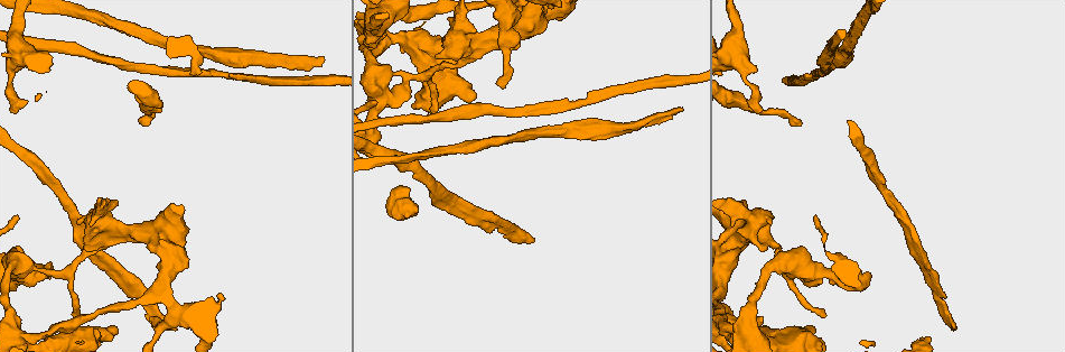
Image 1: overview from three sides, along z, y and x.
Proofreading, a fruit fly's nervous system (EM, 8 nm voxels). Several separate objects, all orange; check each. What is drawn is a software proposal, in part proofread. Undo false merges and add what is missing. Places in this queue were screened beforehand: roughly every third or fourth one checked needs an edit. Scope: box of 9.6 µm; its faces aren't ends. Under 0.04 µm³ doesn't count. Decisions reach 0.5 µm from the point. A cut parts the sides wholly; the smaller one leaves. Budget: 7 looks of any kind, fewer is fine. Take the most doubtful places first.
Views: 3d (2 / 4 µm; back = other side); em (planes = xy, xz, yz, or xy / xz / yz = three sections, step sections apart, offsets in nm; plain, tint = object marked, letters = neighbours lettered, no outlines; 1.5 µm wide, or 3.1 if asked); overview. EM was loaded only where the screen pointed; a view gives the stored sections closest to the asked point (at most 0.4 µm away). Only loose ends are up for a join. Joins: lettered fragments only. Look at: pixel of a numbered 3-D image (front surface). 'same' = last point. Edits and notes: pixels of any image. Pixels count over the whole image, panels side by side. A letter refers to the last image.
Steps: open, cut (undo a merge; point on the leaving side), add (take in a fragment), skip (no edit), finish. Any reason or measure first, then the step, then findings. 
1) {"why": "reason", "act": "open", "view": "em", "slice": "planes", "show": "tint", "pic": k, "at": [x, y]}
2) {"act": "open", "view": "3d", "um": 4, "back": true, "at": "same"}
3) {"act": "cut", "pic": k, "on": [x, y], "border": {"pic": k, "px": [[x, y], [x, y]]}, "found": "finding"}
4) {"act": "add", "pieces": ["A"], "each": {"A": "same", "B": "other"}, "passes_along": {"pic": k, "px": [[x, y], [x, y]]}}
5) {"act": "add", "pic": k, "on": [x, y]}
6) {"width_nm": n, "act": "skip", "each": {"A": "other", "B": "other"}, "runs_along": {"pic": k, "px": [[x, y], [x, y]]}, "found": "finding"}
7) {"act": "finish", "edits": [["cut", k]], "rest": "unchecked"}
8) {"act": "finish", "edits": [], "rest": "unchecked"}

{"why": "thin end", "act": "open", "view": "3d", "um": 4, "pic": 1, "at": [533, 240]}

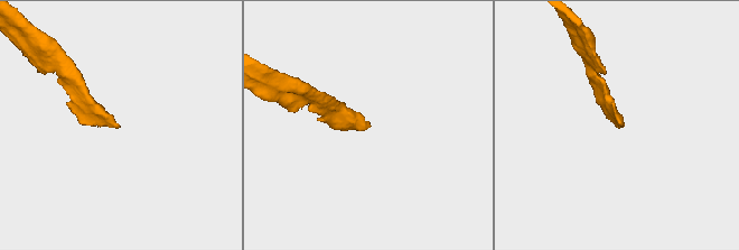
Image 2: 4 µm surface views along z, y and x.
{"act": "open", "view": "em", "slice": "xz", "step": 8, "show": "tint", "pic": 2, "at": [619, 128]}

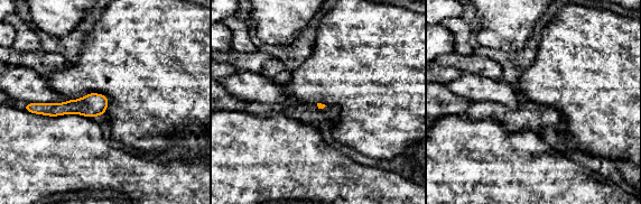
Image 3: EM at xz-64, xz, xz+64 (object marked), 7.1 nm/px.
{"why": "another direction", "act": "open", "view": "em", "slice": "yz", "step": 4, "show": "letters", "at": "same"}

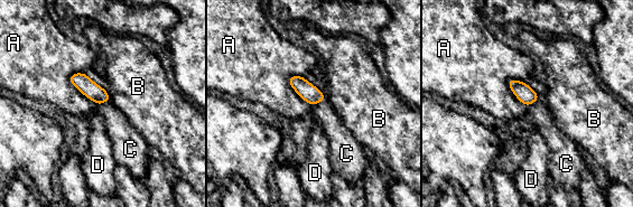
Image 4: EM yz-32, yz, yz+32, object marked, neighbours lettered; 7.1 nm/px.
{"act": "add", "pieces": ["C"], "each": {"A": "other", "B": "other", "C": "same", "D": "other"}, "passes_along": {"pic": 4, "px": [[81, 81], [103, 102], [120, 131]]}, "found": "the neuron continues"}

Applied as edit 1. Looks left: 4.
{"why": "thin end", "act": "open", "view": "3d", "um": 4, "pic": 1, "at": [434, 109]}

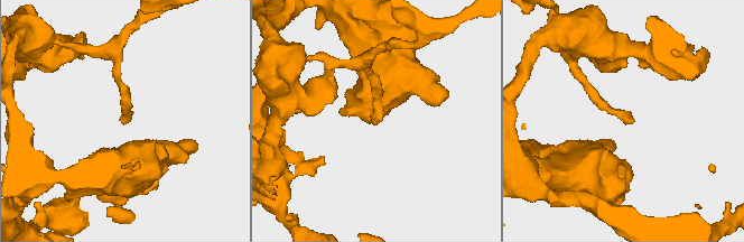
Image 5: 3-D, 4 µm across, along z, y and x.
{"act": "open", "view": "em", "slice": "planes", "show": "letters", "pic": 5, "at": [122, 119]}

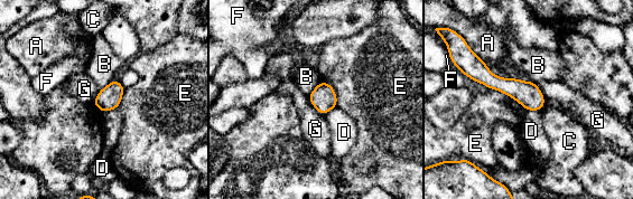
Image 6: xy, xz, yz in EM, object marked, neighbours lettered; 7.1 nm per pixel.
{"longest_contact_nm": ["E", 340], "act": "skip", "each": {"A": "other", "B": "other", "C": "other", "D": "other", "E": "other", "F": "other", "G": "other"}, "found": "none of them fits"}

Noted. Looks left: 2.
{"why": "an open end", "act": "open", "view": "em", "slice": "xy", "step": 4, "show": "letters", "pic": 1, "at": [750, 104]}

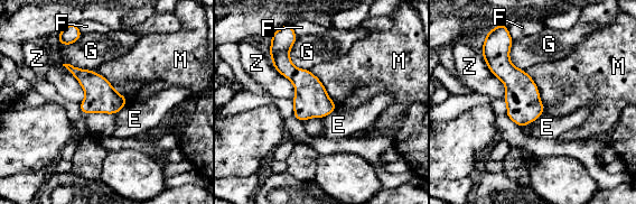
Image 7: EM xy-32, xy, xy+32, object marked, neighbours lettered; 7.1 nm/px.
{"why": "cut it another way", "act": "open", "view": "em", "slice": "planes", "show": "letters", "at": "same"}

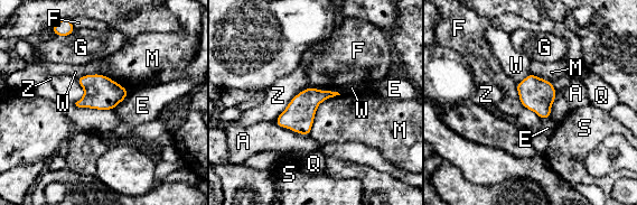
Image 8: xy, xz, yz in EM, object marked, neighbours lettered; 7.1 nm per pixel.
{"width_nm": 190, "act": "skip", "each": {"A": "other", "E": "other", "F": "other", "G": "other", "M": "other", "Q": "other", "S": "other", "W": "other", "Z": "other"}, "border": {"pic": 8, "px": [[516, 83], [518, 100], [524, 106]]}, "found": "none of them fits"}

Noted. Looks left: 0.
{"act": "finish", "edits": [["add", 4]], "rest": "unchecked"}

